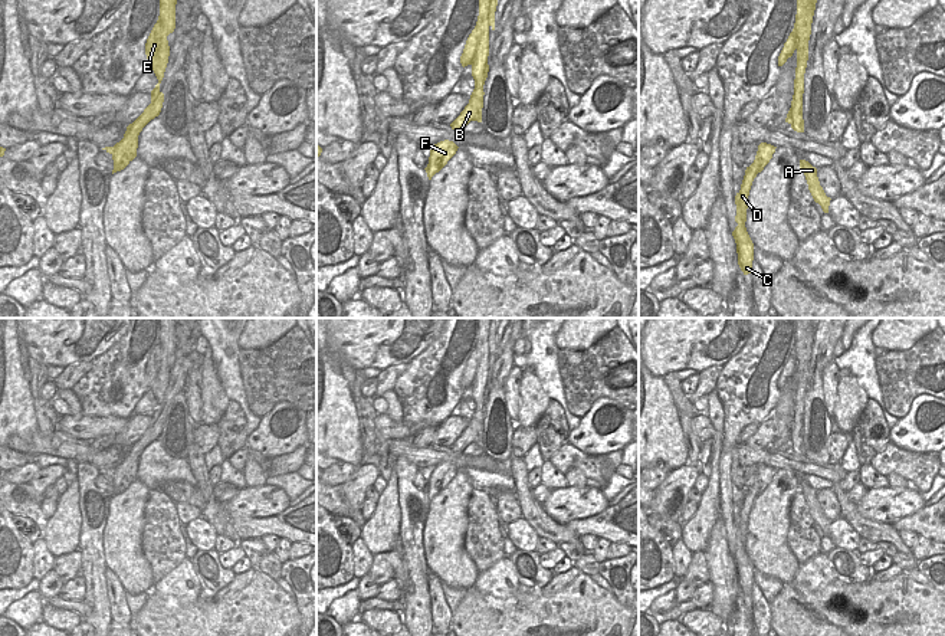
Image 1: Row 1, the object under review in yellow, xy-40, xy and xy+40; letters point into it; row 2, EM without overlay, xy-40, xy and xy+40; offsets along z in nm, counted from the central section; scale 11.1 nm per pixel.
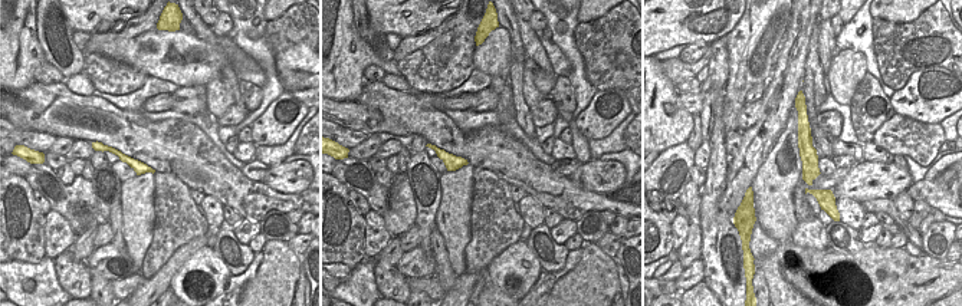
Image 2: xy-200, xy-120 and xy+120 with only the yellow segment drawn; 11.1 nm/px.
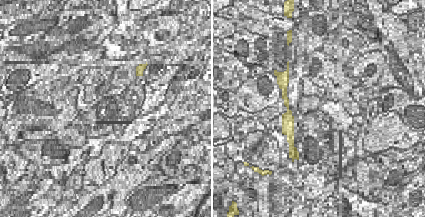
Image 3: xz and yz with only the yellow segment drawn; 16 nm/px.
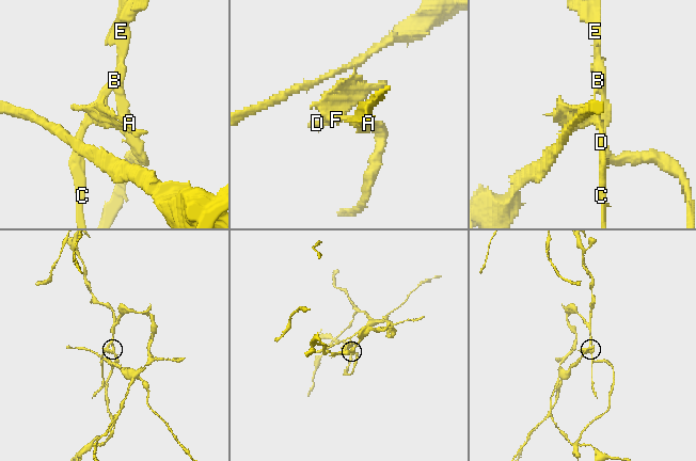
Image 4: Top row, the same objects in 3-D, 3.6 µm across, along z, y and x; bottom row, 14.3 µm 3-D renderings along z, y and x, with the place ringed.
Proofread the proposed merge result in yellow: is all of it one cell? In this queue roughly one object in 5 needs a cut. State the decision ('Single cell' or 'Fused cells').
Fused cells

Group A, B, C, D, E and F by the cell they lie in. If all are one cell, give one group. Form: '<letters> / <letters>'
A E / B C D F

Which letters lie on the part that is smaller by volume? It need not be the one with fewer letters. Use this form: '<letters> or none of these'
B, C, D, F

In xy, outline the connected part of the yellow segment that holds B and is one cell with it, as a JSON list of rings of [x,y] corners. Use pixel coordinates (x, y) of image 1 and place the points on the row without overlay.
[[[483,420],[479,426],[469,423],[460,437],[450,446],[452,452],[463,453],[463,450],[478,440],[482,442]]]

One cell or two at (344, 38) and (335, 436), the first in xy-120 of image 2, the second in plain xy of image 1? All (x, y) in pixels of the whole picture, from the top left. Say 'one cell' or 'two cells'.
one cell

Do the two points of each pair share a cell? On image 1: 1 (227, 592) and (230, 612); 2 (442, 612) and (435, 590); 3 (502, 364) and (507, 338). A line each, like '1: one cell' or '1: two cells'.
1: two cells
2: one cell
3: one cell

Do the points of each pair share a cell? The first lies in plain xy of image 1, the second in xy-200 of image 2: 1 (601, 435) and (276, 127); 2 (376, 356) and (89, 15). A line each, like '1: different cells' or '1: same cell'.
1: same cell
2: same cell

